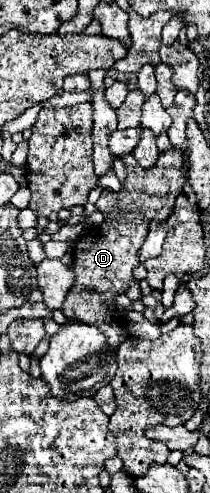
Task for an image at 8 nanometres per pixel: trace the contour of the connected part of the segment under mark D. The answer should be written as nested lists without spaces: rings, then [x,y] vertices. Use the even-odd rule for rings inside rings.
[[[170,148],[160,152],[156,166],[142,168],[132,154],[122,158],[126,164],[126,180],[122,182],[122,190],[102,190],[100,200],[96,202],[98,210],[104,214],[104,222],[100,226],[92,226],[84,230],[82,236],[96,238],[80,238],[74,242],[74,262],[72,268],[76,272],[76,282],[70,288],[62,312],[66,318],[90,324],[100,328],[108,336],[108,344],[116,348],[122,340],[126,340],[122,316],[114,306],[114,298],[124,294],[130,282],[134,280],[132,270],[138,264],[138,250],[148,234],[150,222],[165,222],[174,212],[174,202],[180,194],[184,194],[186,184],[186,152],[182,148]]]

